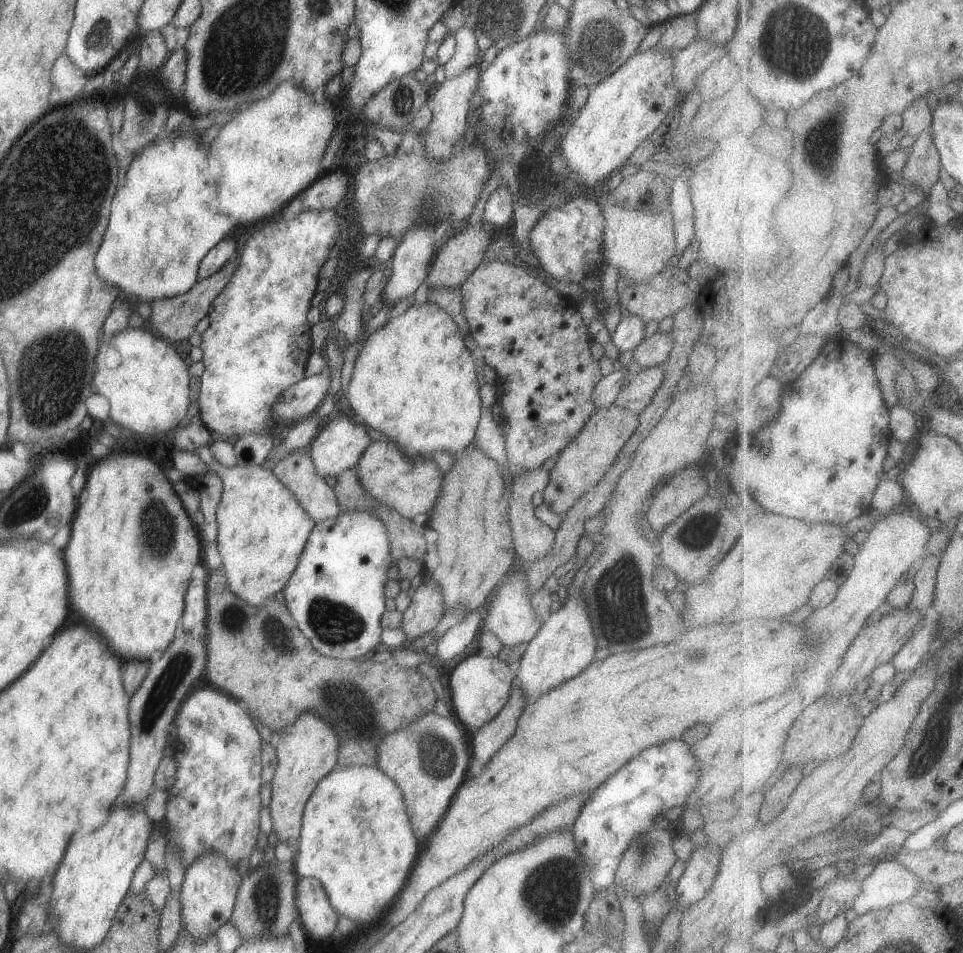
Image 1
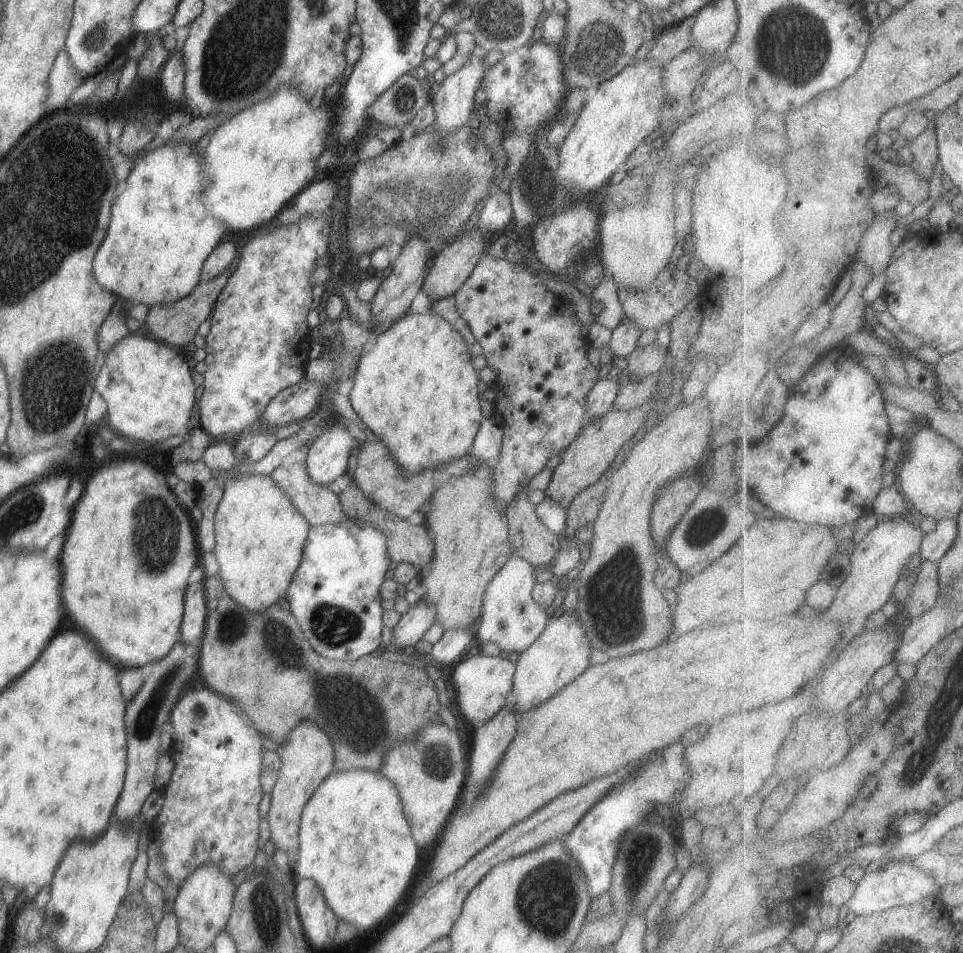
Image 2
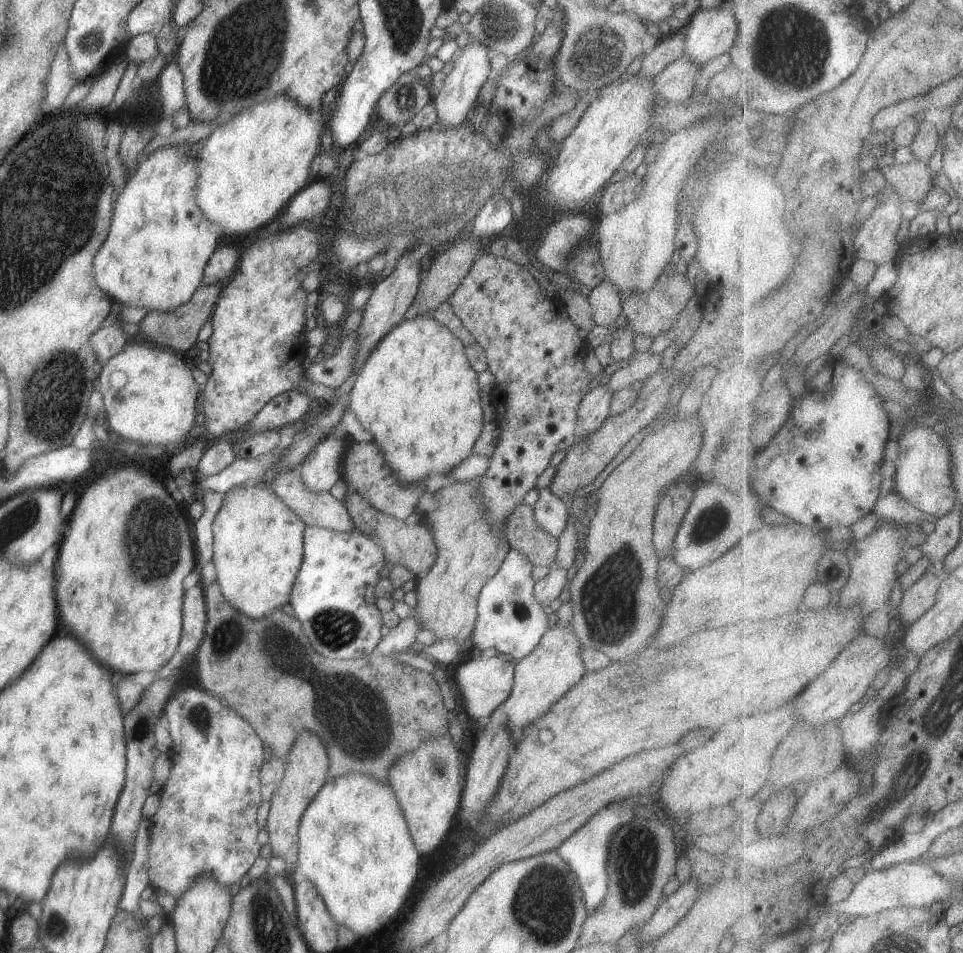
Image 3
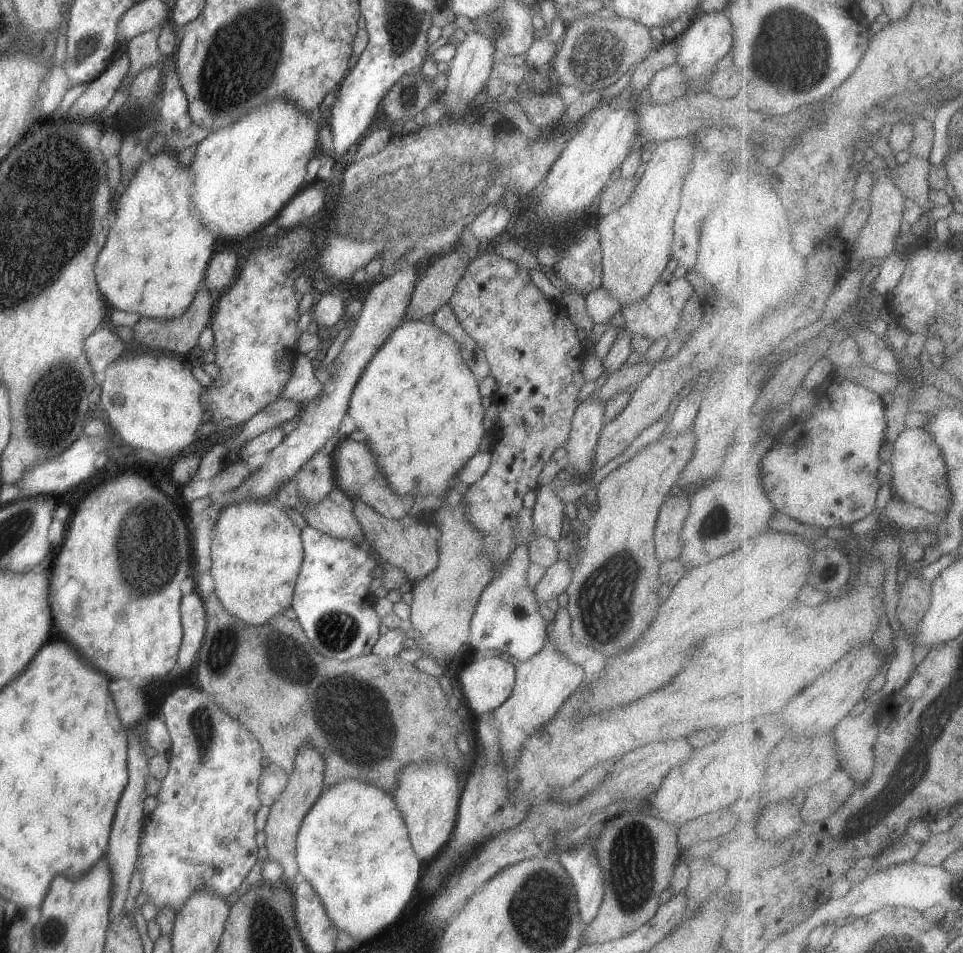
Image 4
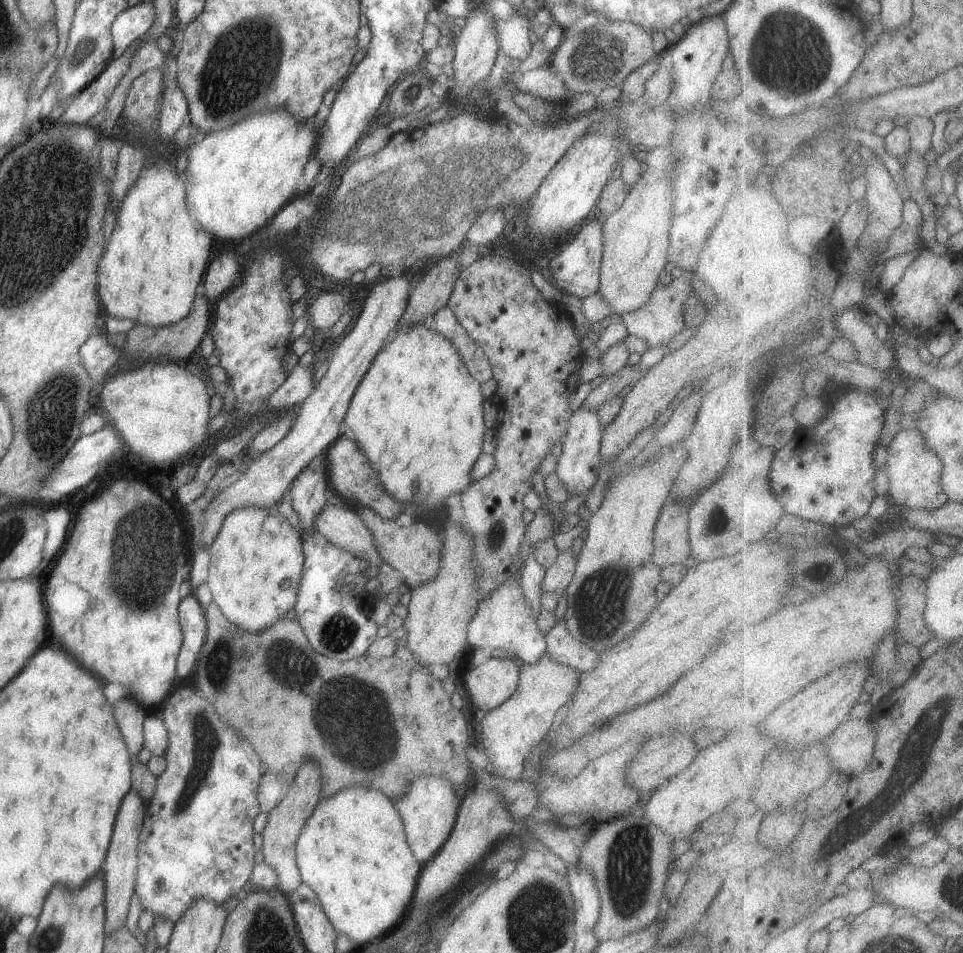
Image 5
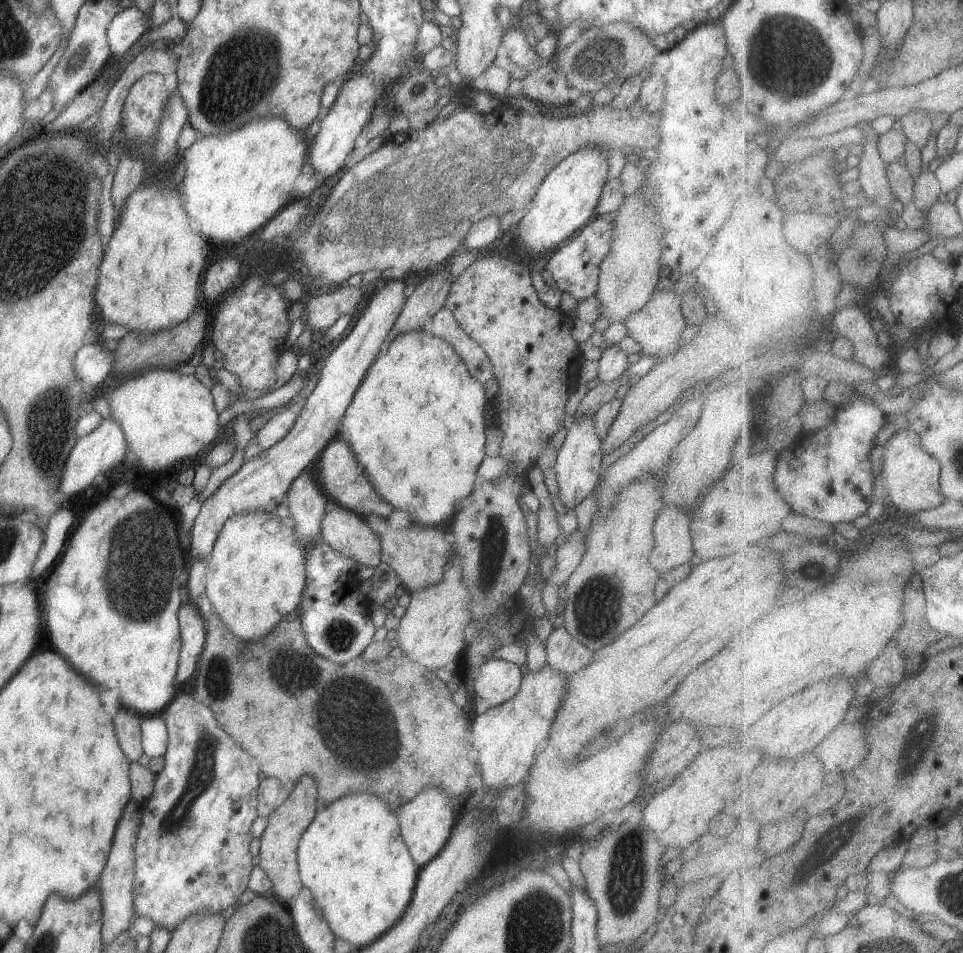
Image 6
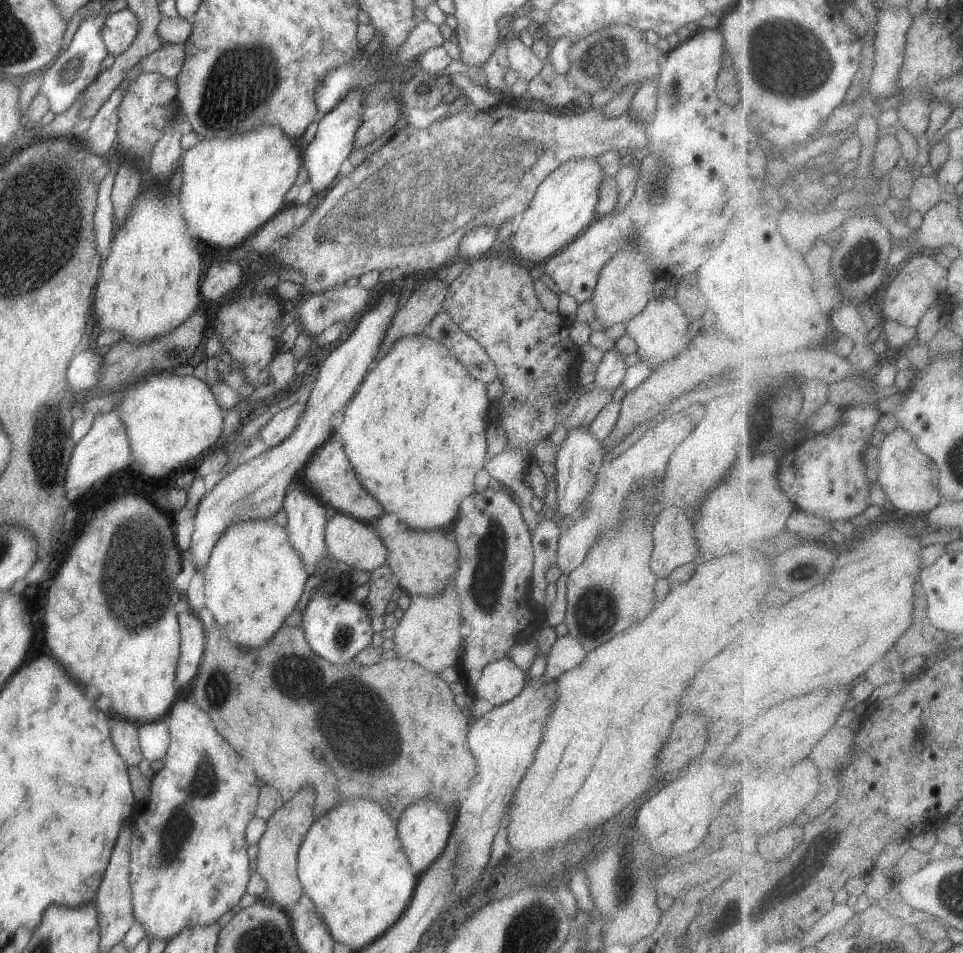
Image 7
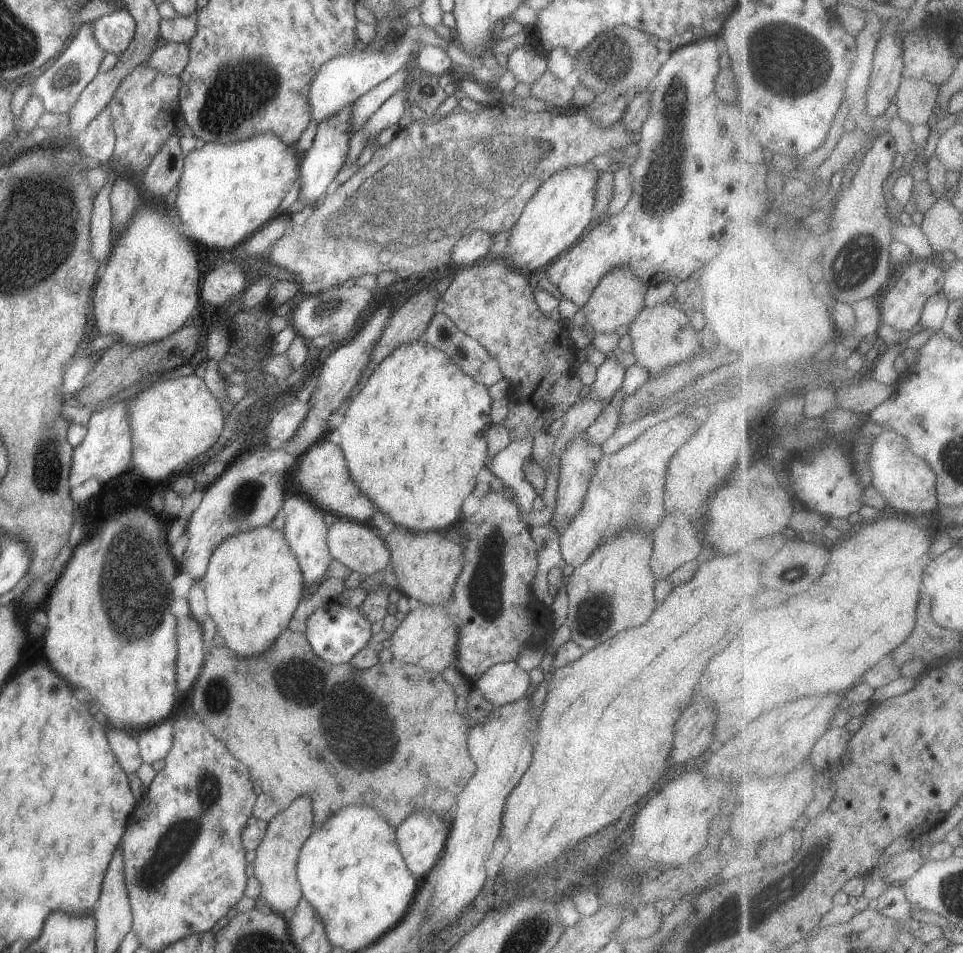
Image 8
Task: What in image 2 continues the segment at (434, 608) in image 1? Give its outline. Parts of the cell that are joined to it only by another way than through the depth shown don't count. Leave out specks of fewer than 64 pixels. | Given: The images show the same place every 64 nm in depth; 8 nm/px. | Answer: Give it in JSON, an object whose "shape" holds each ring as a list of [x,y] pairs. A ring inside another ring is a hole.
{"shape":[[[423,598],[418,604],[410,606],[408,612],[402,614],[400,621],[392,632],[391,643],[383,649],[411,651],[424,633],[435,622],[433,607],[430,607]]]}

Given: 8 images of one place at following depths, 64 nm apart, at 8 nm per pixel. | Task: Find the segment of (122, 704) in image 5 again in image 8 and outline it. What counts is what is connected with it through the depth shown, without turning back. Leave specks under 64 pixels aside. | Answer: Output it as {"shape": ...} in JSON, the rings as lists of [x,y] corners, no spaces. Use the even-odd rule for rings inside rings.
{"shape":[[[108,726],[106,736],[108,736],[108,742],[110,742],[112,754],[120,762],[122,770],[128,775],[135,773],[143,763],[135,737],[136,734],[130,730],[124,730],[124,728]]]}

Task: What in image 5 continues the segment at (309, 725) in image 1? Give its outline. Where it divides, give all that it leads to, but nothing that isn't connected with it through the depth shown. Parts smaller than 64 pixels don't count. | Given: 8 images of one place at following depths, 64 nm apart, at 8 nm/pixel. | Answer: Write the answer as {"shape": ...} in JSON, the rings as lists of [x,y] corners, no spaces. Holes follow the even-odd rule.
{"shape":[[[316,760],[300,764],[295,778],[284,798],[267,815],[267,823],[261,832],[263,836],[264,863],[274,869],[278,876],[273,891],[280,890],[286,897],[300,886],[301,874],[296,862],[296,842],[304,824],[322,800],[322,774]]]}

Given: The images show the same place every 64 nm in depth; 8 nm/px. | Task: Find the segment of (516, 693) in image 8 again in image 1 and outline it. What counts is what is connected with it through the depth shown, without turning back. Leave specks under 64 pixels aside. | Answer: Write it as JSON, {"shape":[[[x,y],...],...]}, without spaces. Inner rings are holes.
{"shape":[[[478,654],[468,656],[457,661],[455,667],[450,672],[452,706],[456,711],[457,720],[464,723],[466,729],[474,732],[490,723],[505,706],[516,685],[514,672],[496,655],[491,658],[483,658]]]}

